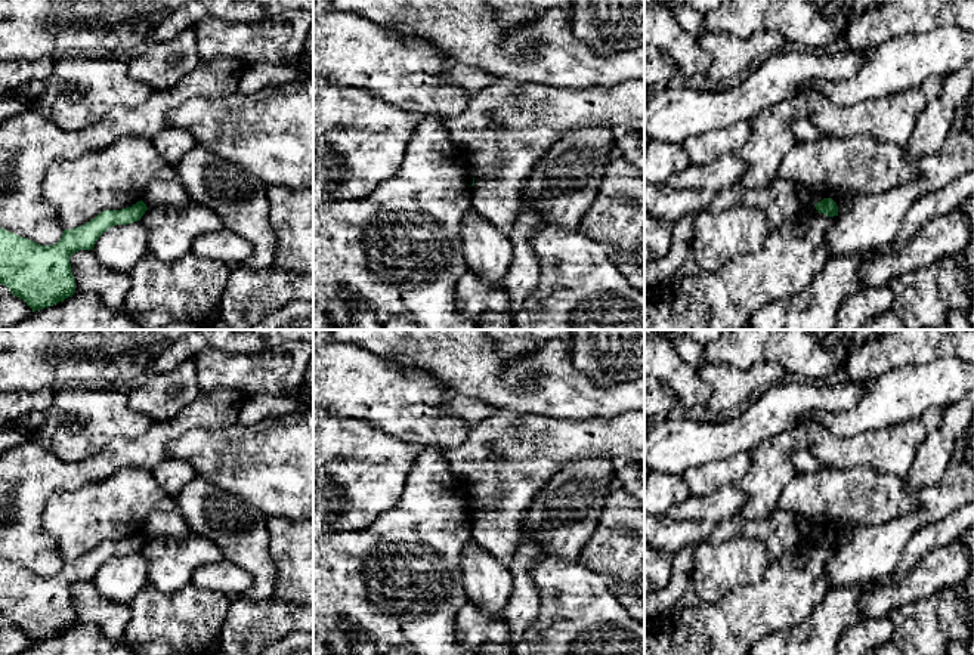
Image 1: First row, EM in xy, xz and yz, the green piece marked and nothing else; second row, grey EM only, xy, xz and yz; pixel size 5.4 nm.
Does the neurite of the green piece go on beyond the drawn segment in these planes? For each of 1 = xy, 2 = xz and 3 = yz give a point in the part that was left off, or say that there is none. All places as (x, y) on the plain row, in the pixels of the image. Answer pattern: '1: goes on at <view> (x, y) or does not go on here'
1: does not go on here
2: does not go on here
3: does not go on here

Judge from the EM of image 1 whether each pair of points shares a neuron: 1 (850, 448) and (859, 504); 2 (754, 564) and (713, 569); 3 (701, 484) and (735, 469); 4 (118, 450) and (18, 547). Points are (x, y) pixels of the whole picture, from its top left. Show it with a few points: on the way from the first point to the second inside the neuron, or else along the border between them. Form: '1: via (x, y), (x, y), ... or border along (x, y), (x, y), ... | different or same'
1: border along (823, 466), (835, 469), (875, 467), (887, 475) | different
2: via (744, 564), (723, 567) | same
3: via (710, 476), (726, 472) | same
4: via (86, 470), (56, 476), (22, 515) | same

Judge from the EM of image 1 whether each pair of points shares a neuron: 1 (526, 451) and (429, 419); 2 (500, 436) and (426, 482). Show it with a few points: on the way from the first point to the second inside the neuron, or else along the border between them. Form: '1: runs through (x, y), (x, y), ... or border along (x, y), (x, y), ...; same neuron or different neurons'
1: border along (470, 429), (464, 444); different neurons
2: border along (444, 456), (448, 467), (467, 485), (469, 497); different neurons

